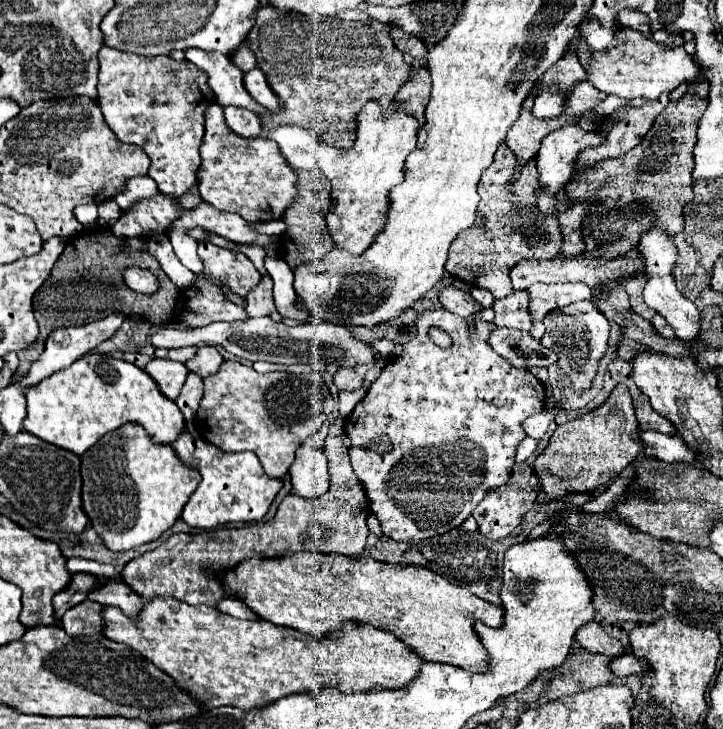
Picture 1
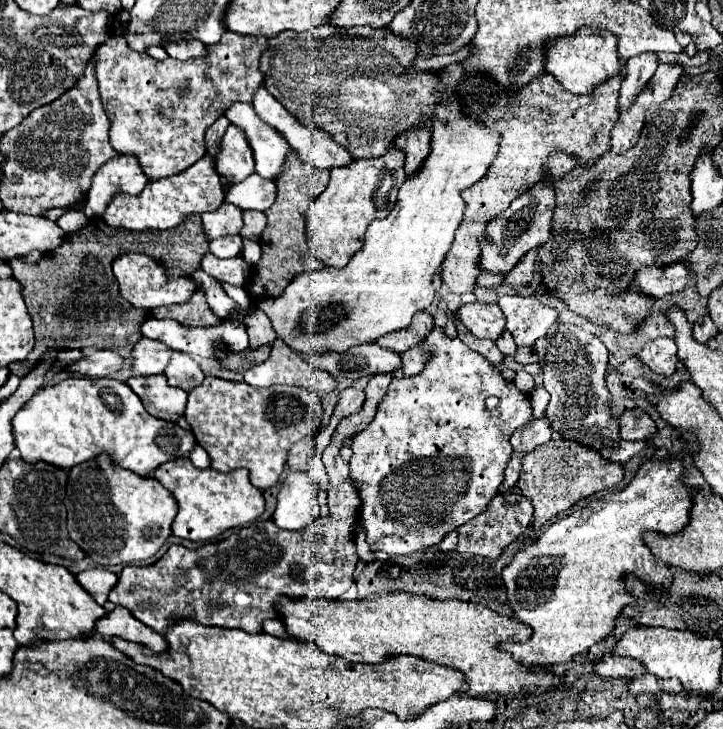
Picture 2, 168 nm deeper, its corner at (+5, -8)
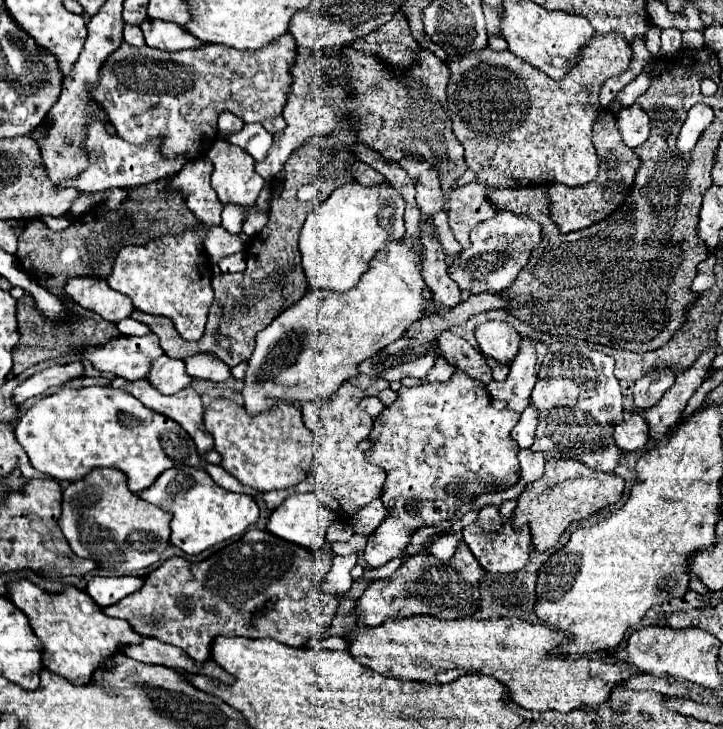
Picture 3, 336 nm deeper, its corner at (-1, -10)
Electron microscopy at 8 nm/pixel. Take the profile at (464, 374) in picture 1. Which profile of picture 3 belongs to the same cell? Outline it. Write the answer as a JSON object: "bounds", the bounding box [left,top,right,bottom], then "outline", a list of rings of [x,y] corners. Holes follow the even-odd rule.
{"bounds":[364,368,520,568],"outline":[[[454,368],[448,382],[400,388],[398,400],[374,418],[368,436],[372,448],[364,450],[366,460],[386,472],[380,500],[388,510],[364,550],[370,568],[402,556],[420,528],[452,520],[478,494],[514,486],[520,476],[516,458],[520,448],[510,432],[518,420],[518,412],[496,410],[486,384],[468,376],[462,368]],[[452,484],[460,486],[460,492],[448,494],[446,490]]]}

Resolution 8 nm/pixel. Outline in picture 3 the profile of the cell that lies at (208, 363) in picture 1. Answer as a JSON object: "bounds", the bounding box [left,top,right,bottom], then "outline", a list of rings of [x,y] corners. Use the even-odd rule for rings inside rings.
{"bounds":[148,356,192,394],"outline":[[[160,356],[158,360],[154,360],[152,370],[148,374],[148,380],[160,388],[160,392],[166,394],[176,394],[184,388],[190,386],[192,378],[186,374],[184,362],[182,360],[174,360],[170,356]]]}

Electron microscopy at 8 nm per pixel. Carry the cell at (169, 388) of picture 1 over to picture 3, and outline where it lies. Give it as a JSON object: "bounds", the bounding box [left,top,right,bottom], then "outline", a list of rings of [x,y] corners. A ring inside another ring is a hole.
{"bounds":[112,378,214,454],"outline":[[[114,378],[112,386],[130,392],[146,408],[150,408],[150,410],[154,410],[154,412],[182,424],[182,428],[196,442],[196,448],[198,448],[200,454],[204,454],[206,450],[210,450],[214,446],[212,436],[206,432],[206,428],[202,424],[202,412],[204,412],[202,398],[192,388],[186,388],[182,392],[178,392],[178,394],[166,396],[156,386],[152,386],[148,380],[128,382],[124,378]]]}

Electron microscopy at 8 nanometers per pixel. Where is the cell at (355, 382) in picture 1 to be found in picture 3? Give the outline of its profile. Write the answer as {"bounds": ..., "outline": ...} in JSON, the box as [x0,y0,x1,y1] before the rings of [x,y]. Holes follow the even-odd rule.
{"bounds":[360,396,384,418],"outline":[[[366,396],[366,398],[360,402],[360,408],[362,408],[366,414],[370,414],[372,418],[376,418],[376,416],[384,410],[384,404],[382,404],[376,396]]]}

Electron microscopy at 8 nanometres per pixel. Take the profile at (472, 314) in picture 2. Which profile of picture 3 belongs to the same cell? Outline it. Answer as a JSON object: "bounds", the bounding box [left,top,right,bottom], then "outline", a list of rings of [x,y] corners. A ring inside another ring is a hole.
{"bounds":[474,320,520,360],"outline":[[[488,320],[476,326],[474,336],[484,356],[492,356],[496,360],[514,360],[518,354],[520,336],[504,320]]]}

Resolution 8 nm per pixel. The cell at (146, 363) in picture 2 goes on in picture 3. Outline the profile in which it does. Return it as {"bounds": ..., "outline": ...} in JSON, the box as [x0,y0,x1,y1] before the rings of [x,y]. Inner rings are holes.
{"bounds":[82,334,164,380],"outline":[[[156,334],[140,338],[122,336],[98,348],[84,348],[82,352],[82,356],[88,358],[98,370],[126,380],[146,378],[152,362],[162,354],[164,350],[160,348]]]}

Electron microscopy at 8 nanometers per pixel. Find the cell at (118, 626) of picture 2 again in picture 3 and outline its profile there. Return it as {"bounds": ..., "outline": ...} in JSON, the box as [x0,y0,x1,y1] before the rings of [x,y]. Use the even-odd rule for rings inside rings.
{"bounds":[122,636,234,682],"outline":[[[144,636],[140,644],[126,644],[122,648],[122,652],[138,662],[146,662],[146,664],[160,664],[160,666],[168,666],[172,670],[184,670],[184,672],[194,672],[194,674],[206,674],[210,678],[216,678],[220,682],[234,682],[232,676],[226,676],[226,672],[222,668],[218,668],[218,664],[214,664],[214,660],[204,660],[204,662],[194,662],[186,652],[182,652],[182,648],[174,648],[166,642],[154,640]]]}

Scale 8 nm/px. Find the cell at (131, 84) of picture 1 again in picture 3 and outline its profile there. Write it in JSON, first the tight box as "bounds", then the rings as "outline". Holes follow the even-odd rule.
{"bounds":[94,36,296,160],"outline":[[[282,36],[260,50],[236,50],[224,44],[204,44],[196,50],[184,52],[162,52],[150,46],[130,46],[122,42],[120,48],[106,60],[102,80],[94,88],[94,98],[106,108],[110,124],[116,134],[130,144],[158,142],[160,152],[166,160],[184,156],[188,160],[204,158],[210,146],[218,138],[216,120],[222,112],[232,112],[244,122],[262,122],[282,114],[290,78],[290,64],[294,64],[296,44],[294,38]]]}

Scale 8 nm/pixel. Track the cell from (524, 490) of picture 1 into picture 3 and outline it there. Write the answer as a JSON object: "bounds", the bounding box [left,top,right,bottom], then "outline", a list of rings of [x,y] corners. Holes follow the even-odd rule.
{"bounds":[462,506,532,572],"outline":[[[484,506],[478,512],[478,520],[462,528],[464,542],[468,544],[474,558],[480,562],[480,566],[488,572],[516,572],[520,570],[530,554],[532,538],[530,530],[524,526],[522,530],[514,530],[512,520],[506,518],[498,506]]]}

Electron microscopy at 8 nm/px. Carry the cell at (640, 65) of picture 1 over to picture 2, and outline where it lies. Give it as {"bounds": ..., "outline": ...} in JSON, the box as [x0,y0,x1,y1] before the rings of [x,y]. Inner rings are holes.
{"bounds":[544,30,624,94],"outline":[[[580,30],[580,34],[572,34],[572,38],[556,38],[548,42],[544,54],[544,70],[572,94],[594,90],[610,76],[622,72],[624,64],[616,50],[616,36],[608,34],[608,30]]]}

